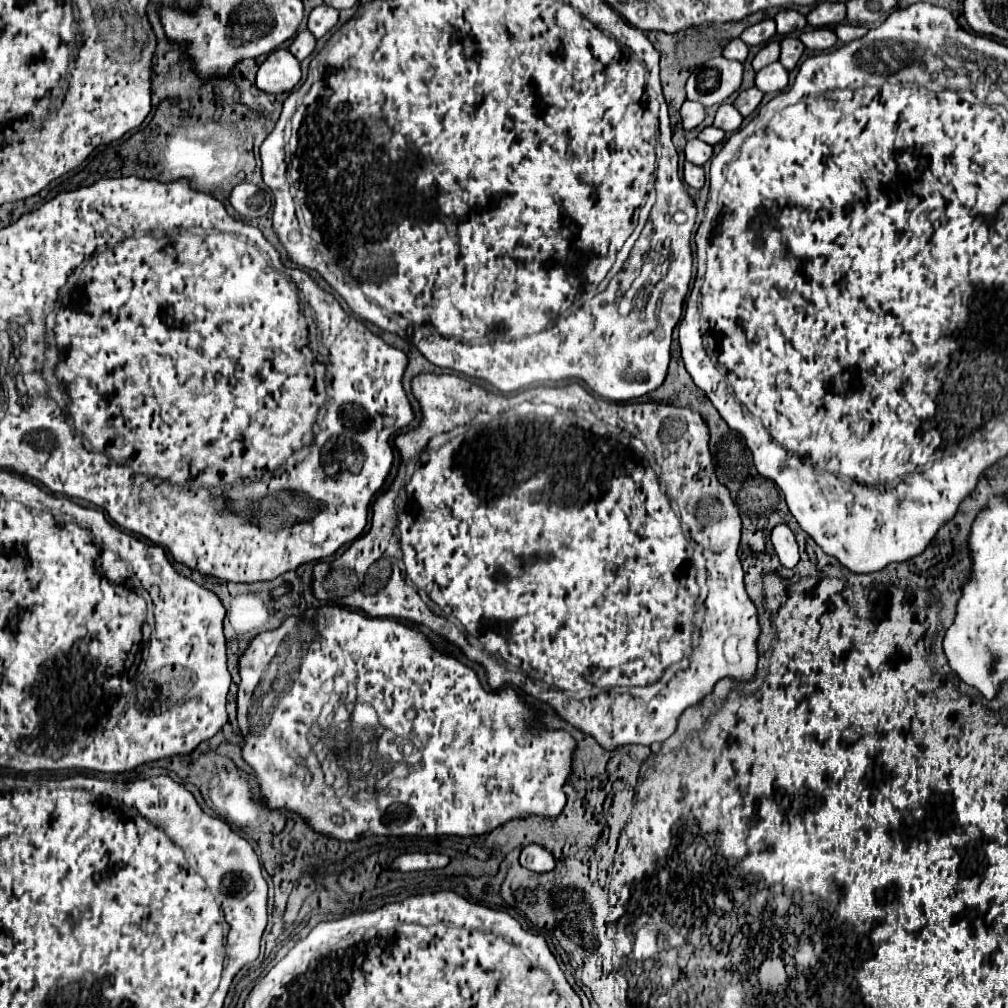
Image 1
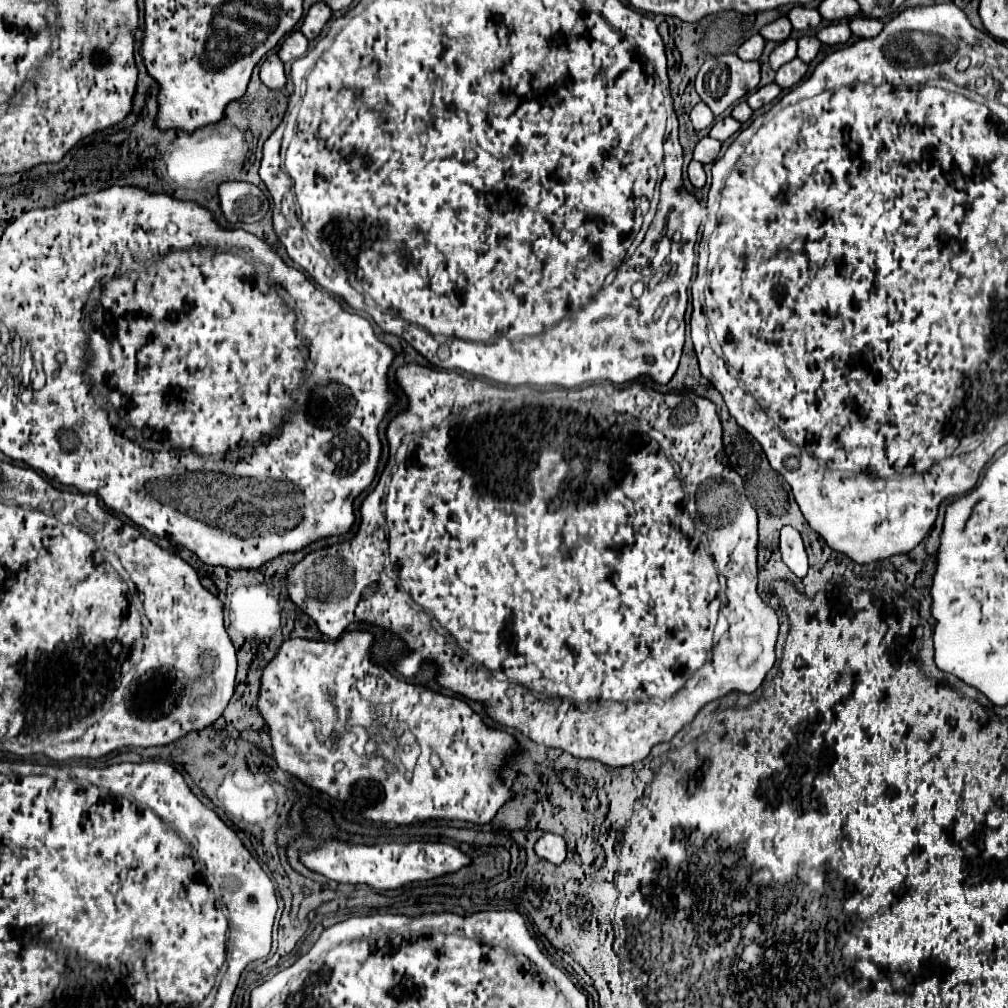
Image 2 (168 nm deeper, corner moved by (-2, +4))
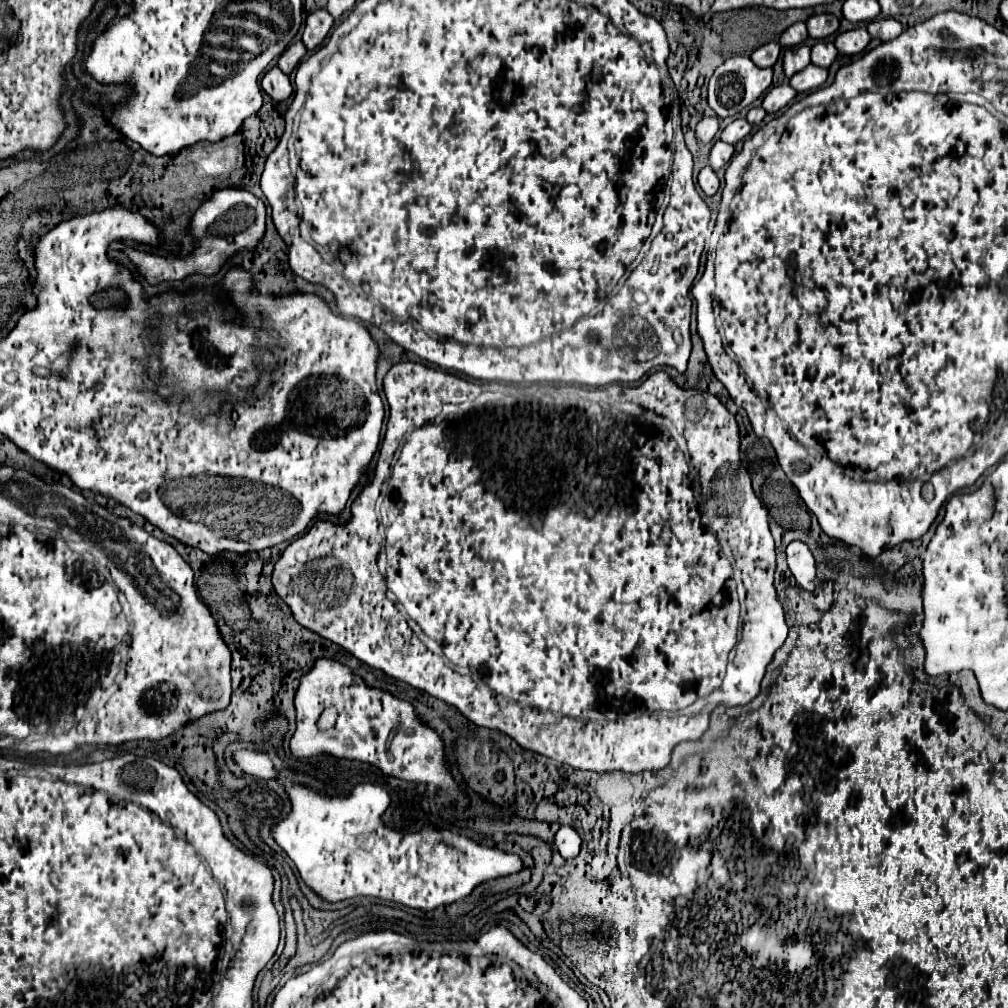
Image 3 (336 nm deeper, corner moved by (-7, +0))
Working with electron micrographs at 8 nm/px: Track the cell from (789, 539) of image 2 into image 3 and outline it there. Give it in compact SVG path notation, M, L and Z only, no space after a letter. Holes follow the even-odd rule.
M792 541L786 549L786 555L788 555L788 567L794 573L796 581L806 591L814 591L814 587L816 587L816 567L814 567L814 557L812 557L808 545L802 543L802 541Z

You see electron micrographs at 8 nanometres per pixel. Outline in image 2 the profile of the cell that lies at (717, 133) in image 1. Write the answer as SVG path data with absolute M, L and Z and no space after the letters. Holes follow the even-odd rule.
M725 115L725 117L719 117L719 119L713 123L713 127L711 127L711 131L709 131L709 137L719 139L719 141L725 141L725 139L729 139L735 131L739 131L739 127L741 127L739 121L735 121L733 117Z

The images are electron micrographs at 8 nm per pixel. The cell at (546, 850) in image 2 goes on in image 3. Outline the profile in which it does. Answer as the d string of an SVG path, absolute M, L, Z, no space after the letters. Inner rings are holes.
M562 825L556 833L556 839L554 839L554 847L560 851L560 855L564 859L574 859L578 853L580 853L580 845L582 845L582 839L580 835L576 833L574 827L568 827L568 825Z

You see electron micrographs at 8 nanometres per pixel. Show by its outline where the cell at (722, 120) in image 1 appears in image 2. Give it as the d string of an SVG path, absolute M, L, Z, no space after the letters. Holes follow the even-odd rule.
M739 101L735 107L733 107L733 111L731 111L731 115L739 121L739 123L745 123L745 121L749 121L749 117L751 117L751 109L749 109L749 105L745 103L745 101Z

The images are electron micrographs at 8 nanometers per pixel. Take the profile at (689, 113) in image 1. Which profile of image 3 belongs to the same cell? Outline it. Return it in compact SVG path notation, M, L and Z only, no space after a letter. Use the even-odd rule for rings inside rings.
M704 117L696 127L696 139L700 143L712 143L718 133L718 127L720 127L720 123L716 117Z

